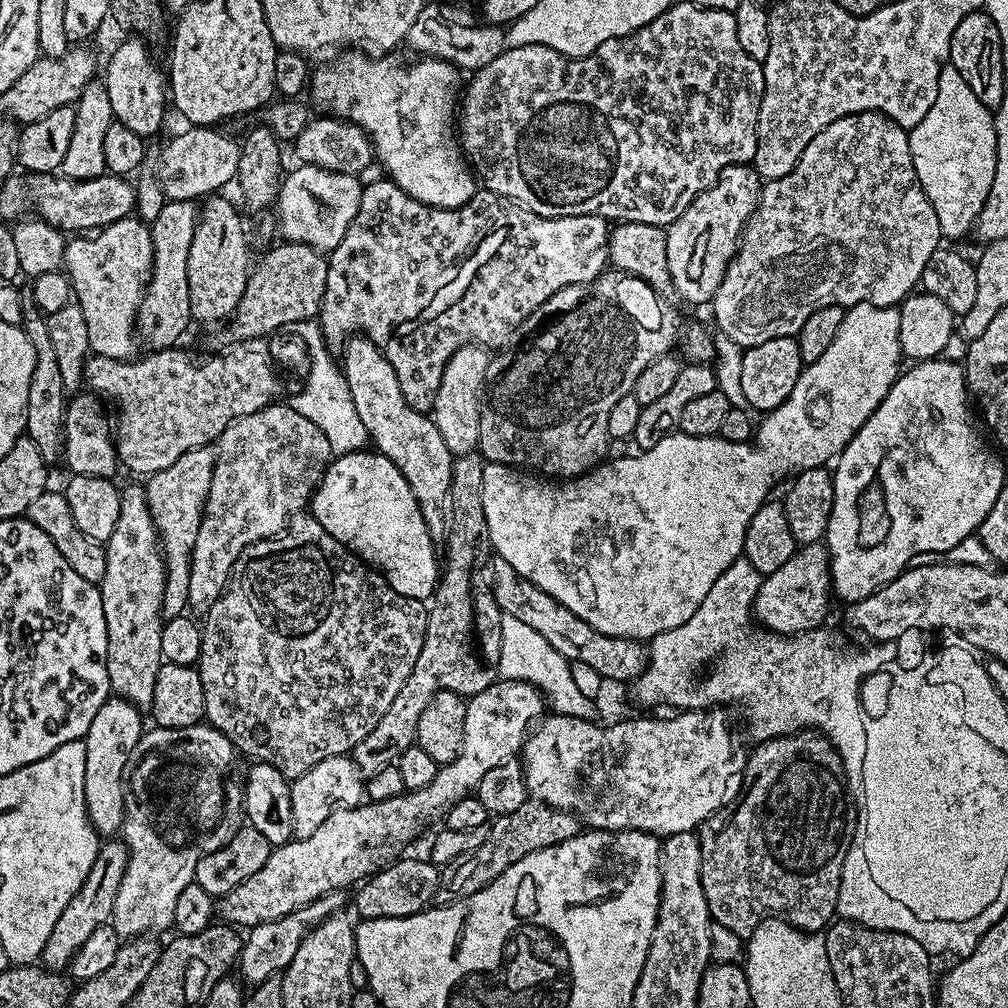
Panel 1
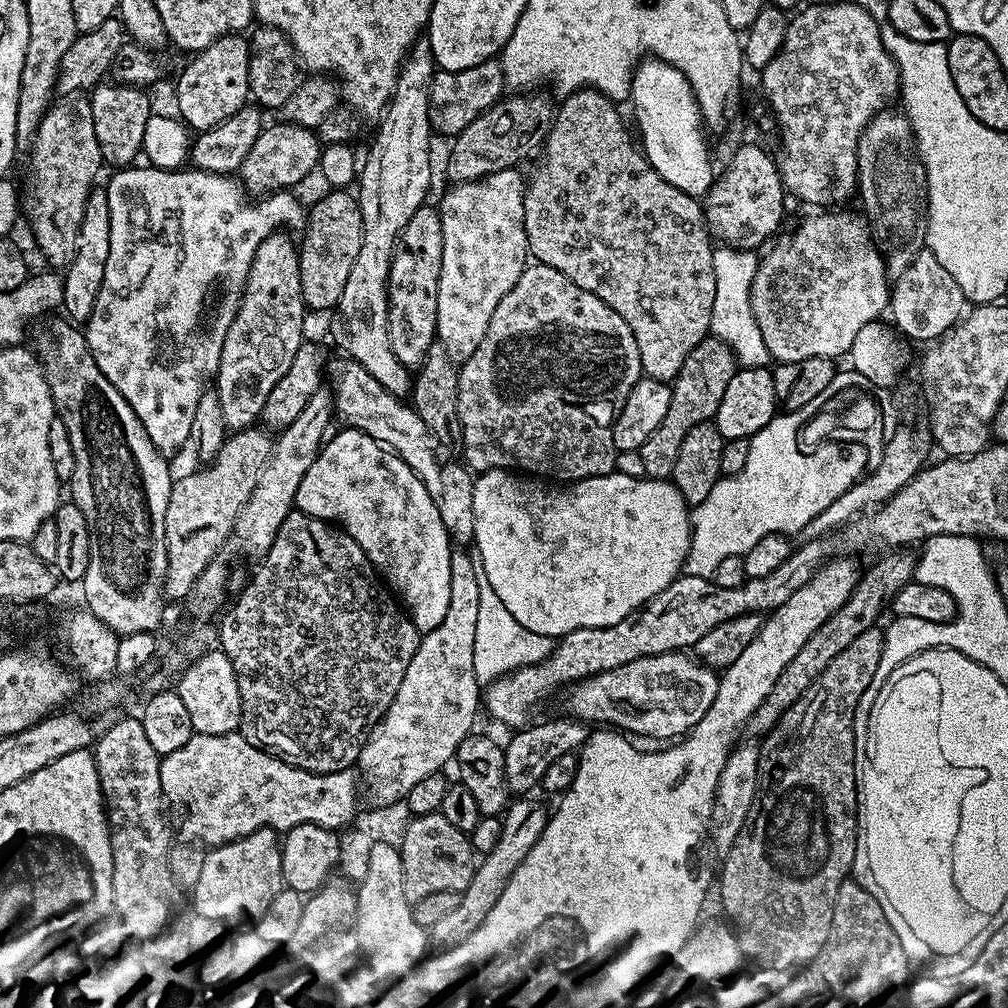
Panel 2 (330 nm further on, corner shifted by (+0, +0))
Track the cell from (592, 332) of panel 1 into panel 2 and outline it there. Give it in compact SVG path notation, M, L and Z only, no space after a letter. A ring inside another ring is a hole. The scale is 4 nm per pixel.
M539 262L525 267L524 273L514 282L510 294L498 302L498 310L494 310L494 318L490 318L490 326L486 326L486 334L482 342L478 342L478 350L470 354L467 362L459 365L456 385L458 386L458 432L464 435L464 456L462 460L473 473L488 472L491 468L506 468L519 470L524 474L535 474L552 482L575 482L591 476L608 476L616 471L617 455L612 437L612 421L616 419L617 411L624 404L624 399L634 390L641 378L640 355L638 342L634 342L634 334L630 326L602 298L598 298L590 290L582 290L566 274L554 270Z

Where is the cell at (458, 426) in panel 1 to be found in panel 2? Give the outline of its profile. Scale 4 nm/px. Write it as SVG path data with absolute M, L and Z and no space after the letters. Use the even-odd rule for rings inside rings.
M503 168L480 180L471 180L465 184L453 183L452 189L438 203L440 225L442 226L442 270L438 278L436 303L434 305L434 336L444 347L444 353L453 364L464 364L478 350L478 342L498 310L498 302L510 294L514 282L530 260L526 226L524 225L525 177L519 176L516 168Z

